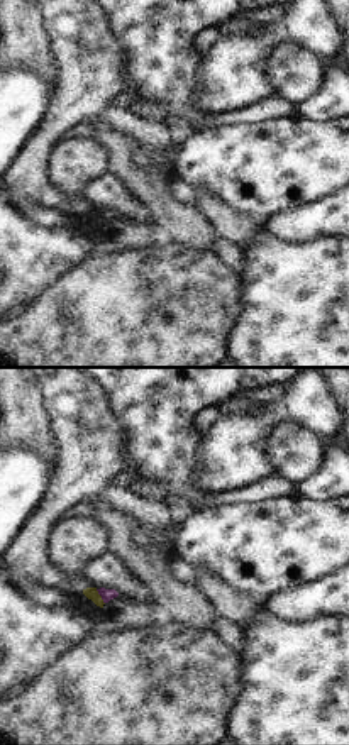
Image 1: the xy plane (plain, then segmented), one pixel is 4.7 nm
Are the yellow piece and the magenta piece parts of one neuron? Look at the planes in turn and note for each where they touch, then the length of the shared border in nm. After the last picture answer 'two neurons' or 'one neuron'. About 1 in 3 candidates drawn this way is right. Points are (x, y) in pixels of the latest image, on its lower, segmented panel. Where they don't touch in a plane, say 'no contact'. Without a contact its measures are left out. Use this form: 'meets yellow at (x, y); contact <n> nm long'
meets yellow at (100, 596); contact 80 nm long

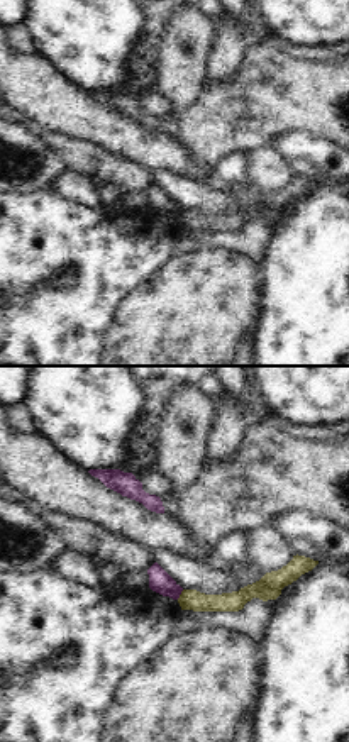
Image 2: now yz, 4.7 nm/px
meets yellow at (180, 595); contact 60 nm long

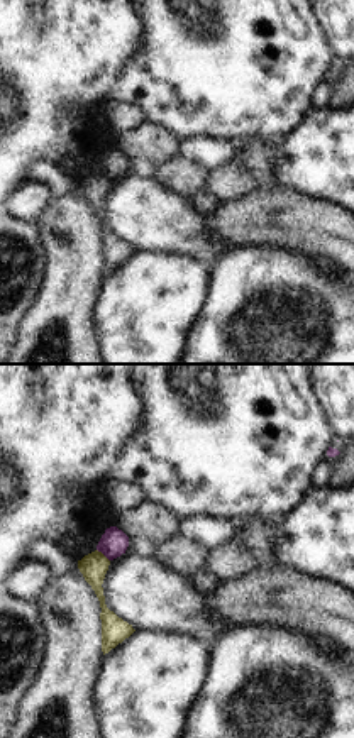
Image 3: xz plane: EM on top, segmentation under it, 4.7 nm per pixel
meets yellow at (104, 556); contact 90 nm long

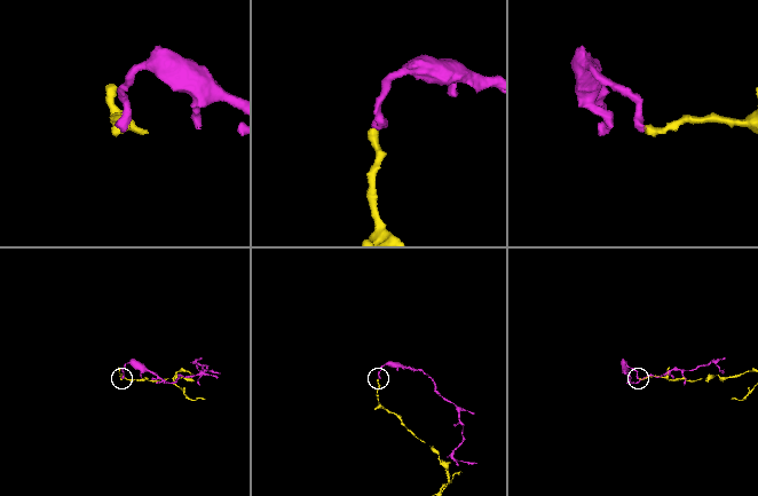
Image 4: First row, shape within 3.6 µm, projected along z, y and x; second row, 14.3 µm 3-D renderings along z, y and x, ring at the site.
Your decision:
two neurons

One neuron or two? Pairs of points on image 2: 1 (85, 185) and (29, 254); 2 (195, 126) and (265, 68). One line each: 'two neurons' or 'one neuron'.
1: two neurons
2: one neuron

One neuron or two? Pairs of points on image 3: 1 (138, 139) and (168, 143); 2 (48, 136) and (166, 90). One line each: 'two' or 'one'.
1: one
2: two

